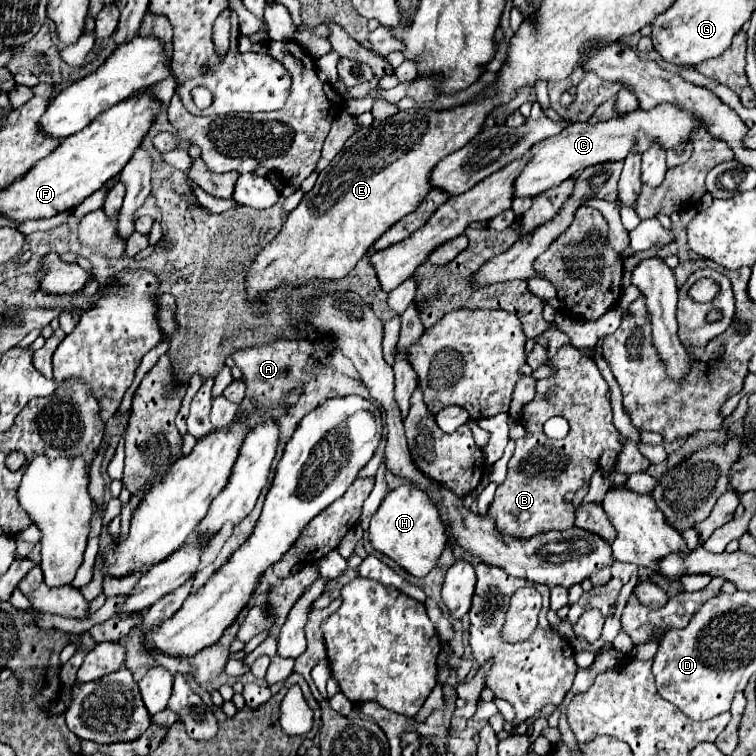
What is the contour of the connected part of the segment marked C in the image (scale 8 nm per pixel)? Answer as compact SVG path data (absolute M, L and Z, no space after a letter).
M660 104L654 110L634 110L624 116L616 116L598 124L570 124L564 132L546 138L532 146L532 160L524 166L522 174L518 176L514 184L516 196L536 196L538 192L546 192L558 184L562 184L566 178L574 178L576 172L604 164L604 162L620 162L630 152L632 146L638 154L644 154L650 144L658 144L662 150L674 150L676 154L682 154L686 142L694 134L694 130L706 128L704 122L698 122L694 114L674 106L674 104Z

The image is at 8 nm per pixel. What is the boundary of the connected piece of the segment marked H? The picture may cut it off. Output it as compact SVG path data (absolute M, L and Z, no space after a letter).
M412 486L396 488L384 498L378 512L372 516L368 534L376 552L392 558L400 568L416 578L424 578L438 564L438 558L448 540L436 506L422 490Z

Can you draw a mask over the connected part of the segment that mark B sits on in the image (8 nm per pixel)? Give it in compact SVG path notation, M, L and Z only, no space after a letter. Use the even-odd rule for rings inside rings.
M564 344L548 360L548 366L554 366L556 374L548 376L544 380L538 380L534 400L524 404L524 408L522 408L522 426L524 426L526 434L524 434L524 438L516 440L514 456L508 462L508 476L498 486L494 504L490 506L490 512L488 512L490 516L496 518L496 526L500 532L510 534L510 536L520 536L520 538L530 538L544 530L566 530L566 528L574 526L574 508L572 508L572 504L564 504L564 494L578 492L584 486L584 480L592 478L594 470L598 468L598 460L606 448L610 448L610 450L622 448L618 442L618 430L612 424L612 408L610 408L610 400L606 398L608 388L606 388L606 382L600 376L600 370L594 364L594 360L580 354L574 346ZM552 416L562 416L570 422L570 432L566 438L562 438L562 440L546 438L543 424Z

